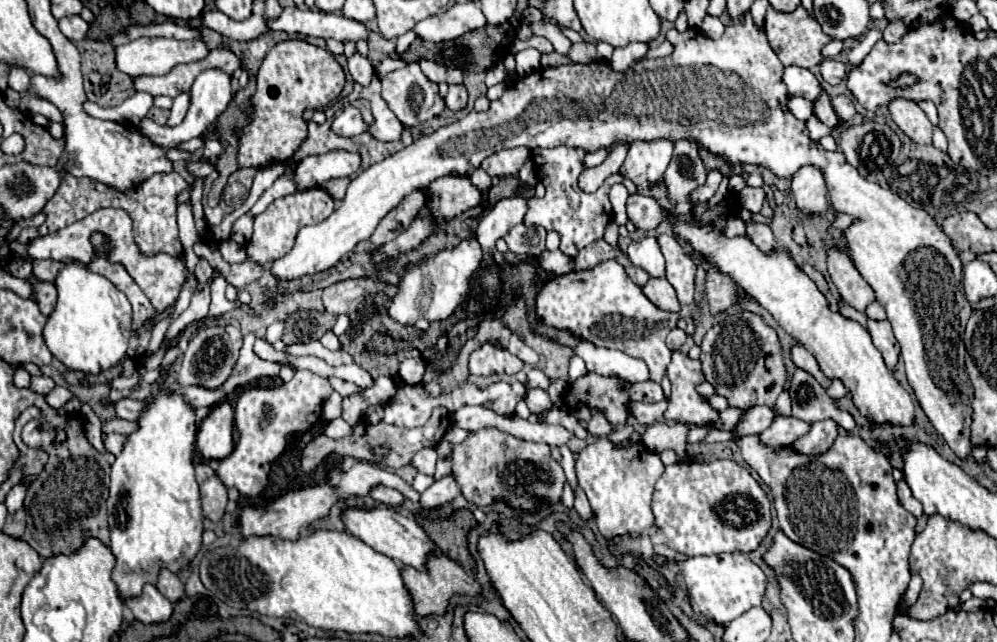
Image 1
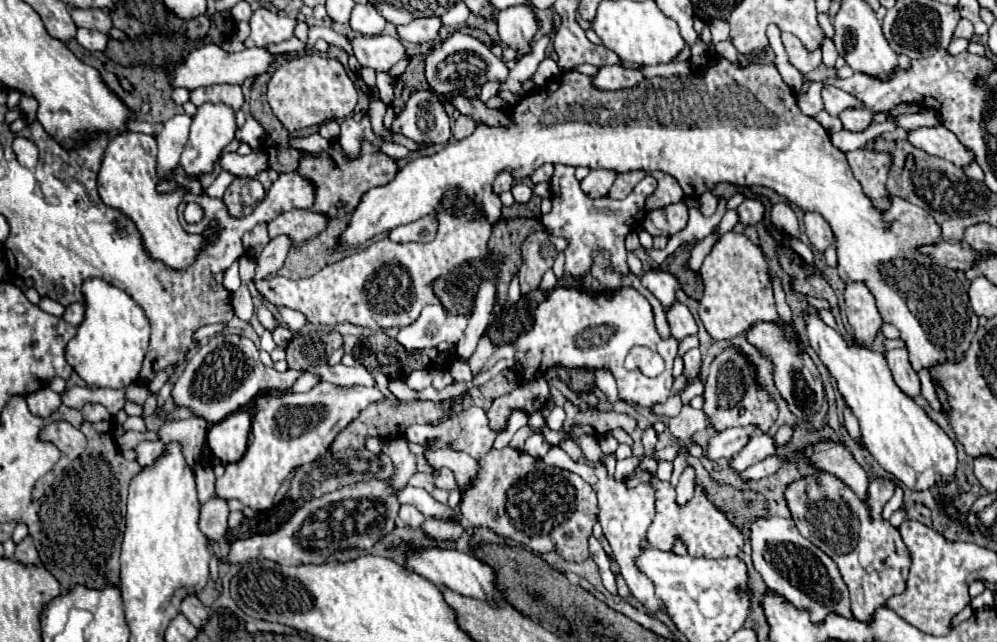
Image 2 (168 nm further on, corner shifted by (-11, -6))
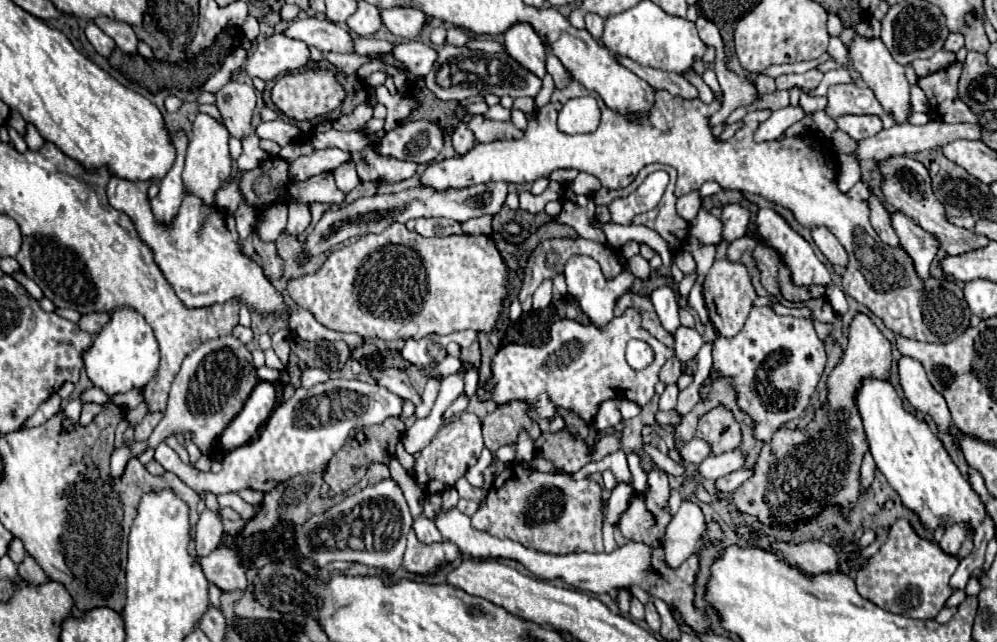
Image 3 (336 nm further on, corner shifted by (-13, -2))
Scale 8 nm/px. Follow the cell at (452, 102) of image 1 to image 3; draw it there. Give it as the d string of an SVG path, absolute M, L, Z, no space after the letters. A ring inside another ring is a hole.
M461 122L457 128L455 128L455 132L453 132L453 148L455 148L455 152L461 156L461 154L467 154L471 148L473 148L473 144L475 144L475 140L473 140L473 136L471 136L471 130L467 128L467 124L465 122Z

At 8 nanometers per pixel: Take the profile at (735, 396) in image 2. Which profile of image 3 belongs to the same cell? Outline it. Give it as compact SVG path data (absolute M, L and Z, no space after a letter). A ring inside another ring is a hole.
M723 406L707 412L699 420L699 428L695 432L697 438L703 438L711 446L711 454L719 456L739 446L741 442L741 430L737 420L731 412L727 412Z

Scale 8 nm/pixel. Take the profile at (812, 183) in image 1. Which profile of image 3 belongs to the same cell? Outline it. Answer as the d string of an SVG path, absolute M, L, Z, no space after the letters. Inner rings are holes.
M813 228L811 234L813 234L813 242L817 244L817 248L823 252L823 256L825 256L831 264L847 266L849 256L847 256L845 248L839 244L839 240L837 240L831 232L827 232L827 228Z

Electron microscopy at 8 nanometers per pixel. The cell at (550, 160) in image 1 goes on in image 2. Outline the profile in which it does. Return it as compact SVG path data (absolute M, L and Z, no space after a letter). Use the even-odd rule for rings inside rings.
M555 164L555 172L551 178L551 200L553 200L553 208L549 214L541 214L539 222L547 228L549 234L553 236L561 236L567 240L567 248L565 248L565 274L571 276L579 276L583 278L583 288L587 292L601 292L603 286L597 284L597 280L593 280L593 276L589 274L591 268L591 254L597 248L609 250L611 252L611 262L613 268L617 268L617 272L627 272L627 260L625 260L625 236L635 230L643 216L645 216L645 198L653 192L653 188L657 186L657 182L653 180L653 176L645 176L635 188L633 192L623 198L623 200L613 200L609 196L605 198L589 198L581 186L579 180L575 178L575 168L569 168L565 164Z

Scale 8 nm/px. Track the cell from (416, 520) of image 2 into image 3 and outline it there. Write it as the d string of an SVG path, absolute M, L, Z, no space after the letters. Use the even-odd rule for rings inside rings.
M419 516L419 518L413 522L413 530L415 530L415 534L417 534L419 542L423 542L423 544L443 542L441 532L437 530L437 526L435 526L431 520L427 520L425 516Z

